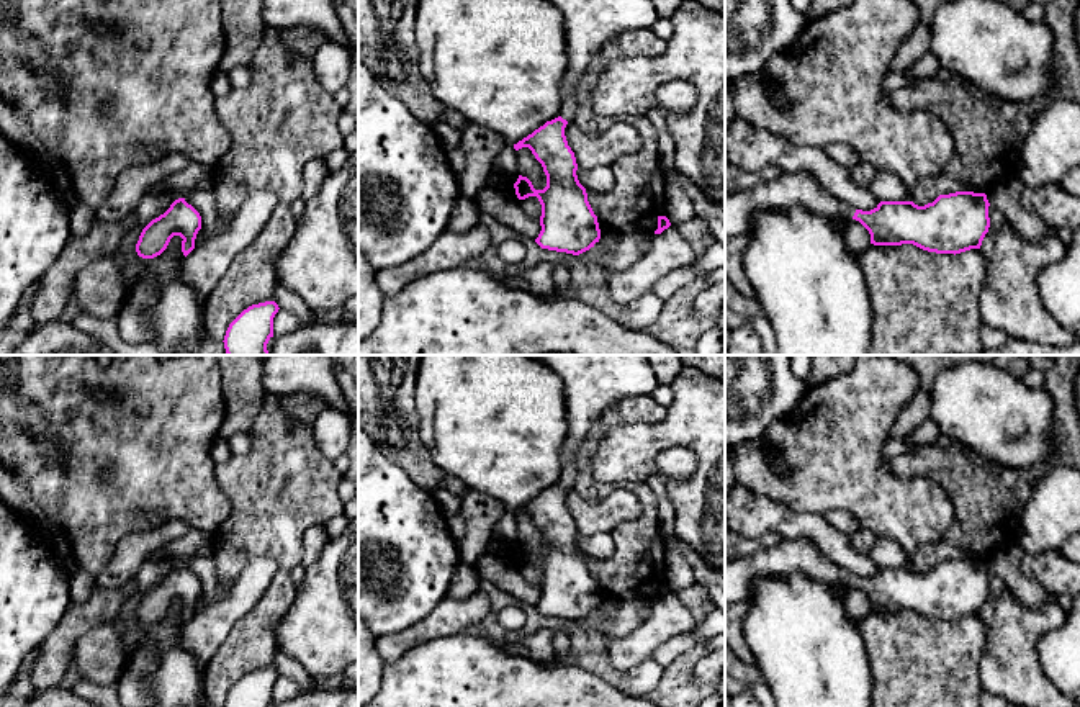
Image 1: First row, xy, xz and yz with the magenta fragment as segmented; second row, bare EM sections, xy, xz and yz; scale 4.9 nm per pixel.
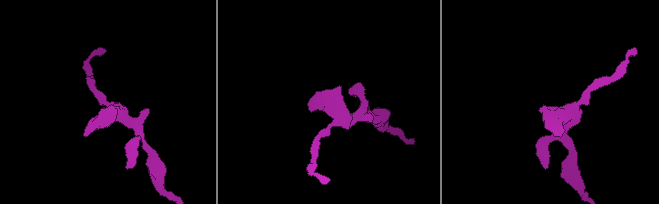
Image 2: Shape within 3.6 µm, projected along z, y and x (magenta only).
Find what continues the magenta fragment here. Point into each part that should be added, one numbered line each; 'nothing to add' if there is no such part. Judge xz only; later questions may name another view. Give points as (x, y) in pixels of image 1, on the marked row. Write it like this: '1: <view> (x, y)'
1: xz (589, 25)

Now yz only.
1: yz (787, 190)

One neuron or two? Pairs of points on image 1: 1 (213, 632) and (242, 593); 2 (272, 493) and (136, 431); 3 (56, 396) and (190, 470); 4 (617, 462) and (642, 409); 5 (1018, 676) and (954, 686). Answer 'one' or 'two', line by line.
1: one
2: two
3: one
4: two
5: two

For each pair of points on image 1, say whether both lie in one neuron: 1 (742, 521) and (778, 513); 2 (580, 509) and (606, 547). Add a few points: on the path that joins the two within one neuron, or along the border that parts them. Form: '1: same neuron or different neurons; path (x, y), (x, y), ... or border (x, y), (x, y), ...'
1: same neuron; path (750, 514), (769, 514)
2: different neurons; border (611, 531), (578, 534)

